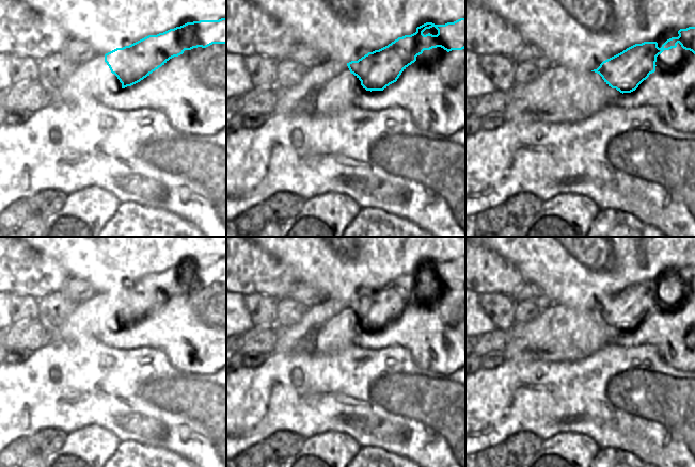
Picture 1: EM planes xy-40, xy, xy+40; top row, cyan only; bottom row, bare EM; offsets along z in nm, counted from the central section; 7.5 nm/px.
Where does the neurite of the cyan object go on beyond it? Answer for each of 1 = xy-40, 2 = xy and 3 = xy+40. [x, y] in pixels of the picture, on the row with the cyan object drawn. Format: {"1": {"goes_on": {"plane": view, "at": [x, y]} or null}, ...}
{"1": {"goes_on": {"plane": "xy-40", "at": [93, 78]}}, "2": {"goes_on": {"plane": "xy", "at": [327, 90]}}, "3": {"goes_on": {"plane": "xy+40", "at": [558, 95]}}}

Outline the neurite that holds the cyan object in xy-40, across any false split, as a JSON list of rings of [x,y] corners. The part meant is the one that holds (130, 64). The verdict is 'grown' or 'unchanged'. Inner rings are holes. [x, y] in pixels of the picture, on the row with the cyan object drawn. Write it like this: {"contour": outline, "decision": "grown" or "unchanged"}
{"contour": [[[226,18],[187,22],[163,33],[148,35],[129,46],[98,54],[91,61],[77,65],[73,75],[57,91],[50,91],[51,102],[69,103],[80,97],[96,99],[104,93],[119,93],[122,88],[140,82],[185,50],[206,48],[212,44],[226,44]]], "decision": "grown"}

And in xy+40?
{"contour": [[[695,27],[680,29],[678,37],[667,39],[661,48],[657,42],[635,44],[603,61],[591,71],[573,71],[565,67],[550,67],[528,84],[515,84],[509,91],[506,109],[502,112],[506,123],[580,123],[597,112],[613,106],[623,93],[635,91],[657,67],[657,57],[679,43],[695,54]]], "decision": "grown"}

